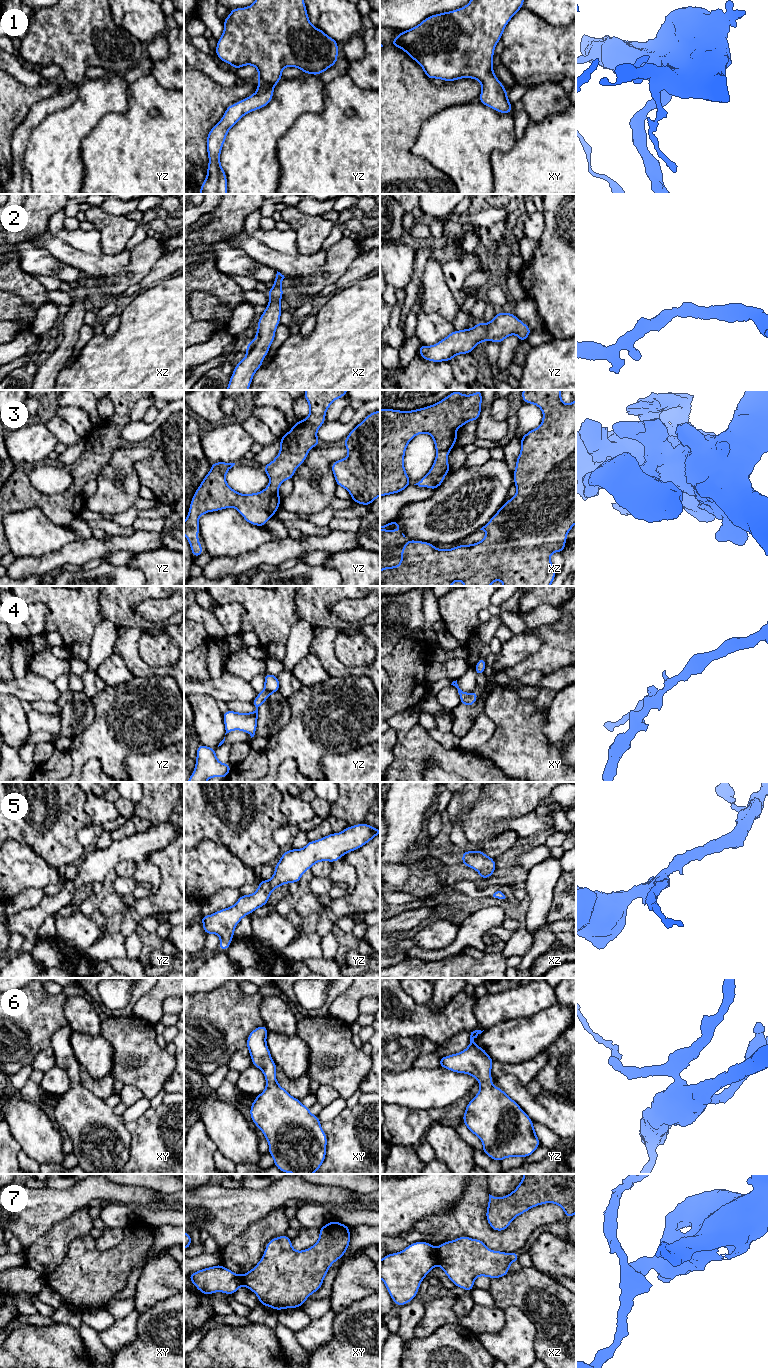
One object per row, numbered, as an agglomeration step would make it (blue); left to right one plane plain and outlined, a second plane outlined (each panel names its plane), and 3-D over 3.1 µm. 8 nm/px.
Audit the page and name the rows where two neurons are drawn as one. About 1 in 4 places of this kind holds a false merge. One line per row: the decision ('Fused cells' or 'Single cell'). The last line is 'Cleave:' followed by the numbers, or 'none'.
1: Single cell
2: Single cell
3: Single cell
4: Single cell
5: Single cell
6: Single cell
7: Fused cells
Cleave: 7

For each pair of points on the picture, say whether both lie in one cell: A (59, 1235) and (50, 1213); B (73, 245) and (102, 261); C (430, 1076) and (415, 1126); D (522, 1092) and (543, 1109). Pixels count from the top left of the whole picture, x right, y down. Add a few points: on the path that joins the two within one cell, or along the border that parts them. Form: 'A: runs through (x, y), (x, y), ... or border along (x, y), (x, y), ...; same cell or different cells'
A: border along (74, 1211), (67, 1217), (54, 1223), (37, 1239); different cells
B: runs through (80, 249), (92, 261), (95, 261); same cell
C: border along (397, 1104), (408, 1106), (412, 1109), (444, 1108); different cells
D: runs through (527, 1097), (538, 1107); same cell

